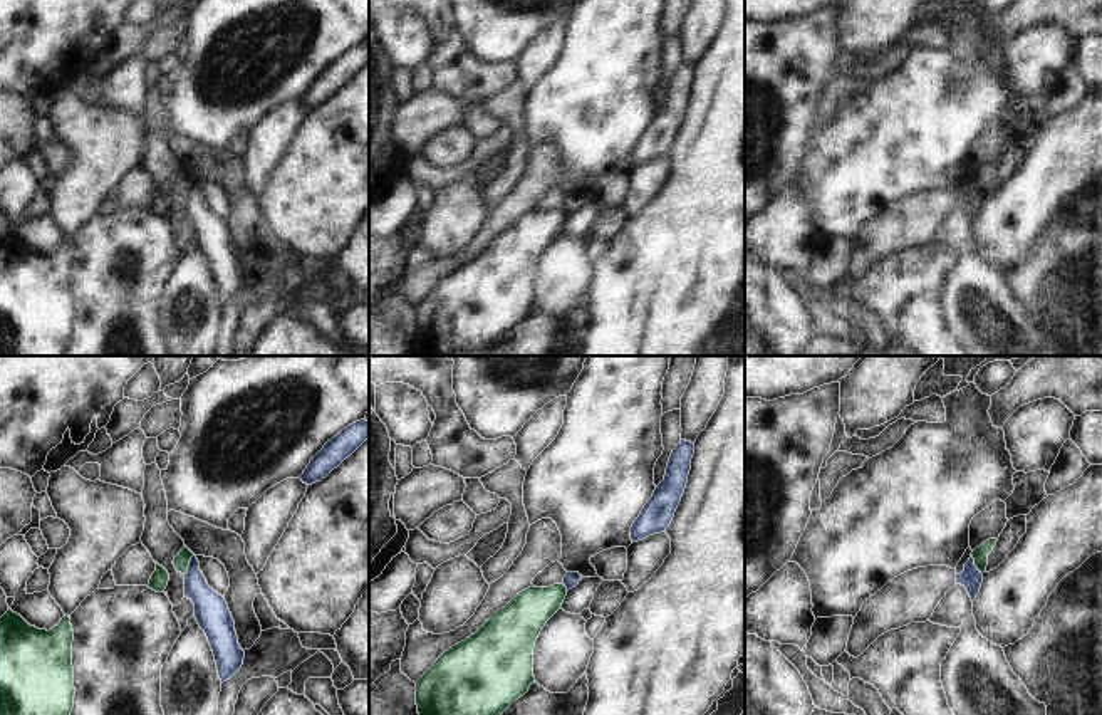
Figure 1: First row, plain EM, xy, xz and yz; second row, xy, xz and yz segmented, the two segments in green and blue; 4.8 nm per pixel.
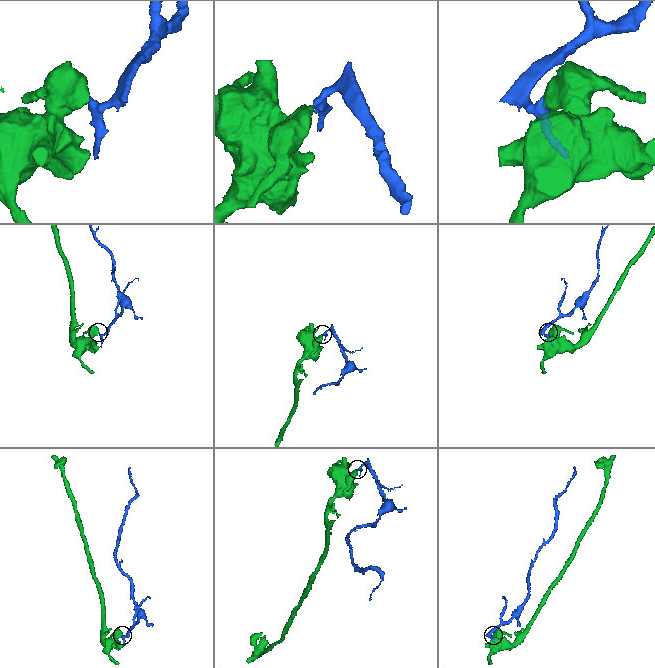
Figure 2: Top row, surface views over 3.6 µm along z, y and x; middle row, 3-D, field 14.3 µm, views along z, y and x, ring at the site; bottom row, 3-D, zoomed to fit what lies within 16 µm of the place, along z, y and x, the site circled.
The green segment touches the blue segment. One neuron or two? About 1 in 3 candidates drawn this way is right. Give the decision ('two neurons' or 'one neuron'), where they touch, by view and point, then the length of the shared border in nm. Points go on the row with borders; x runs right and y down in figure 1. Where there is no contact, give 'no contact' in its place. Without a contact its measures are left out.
two neurons | xy (188, 564) | 110 nm

